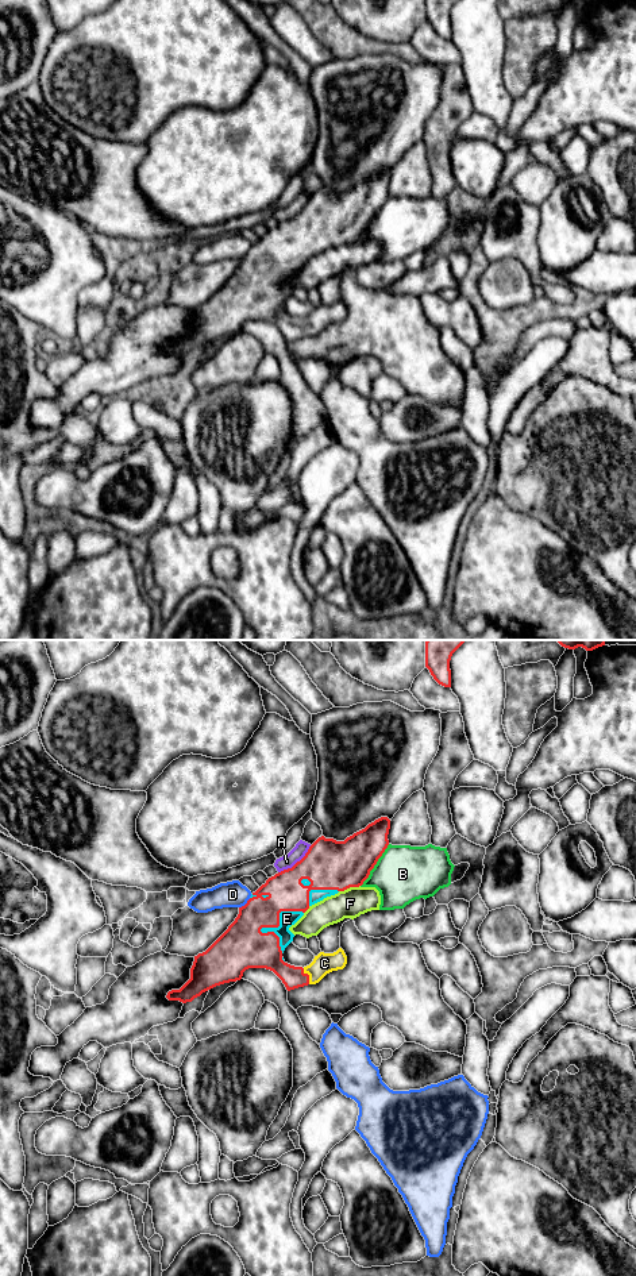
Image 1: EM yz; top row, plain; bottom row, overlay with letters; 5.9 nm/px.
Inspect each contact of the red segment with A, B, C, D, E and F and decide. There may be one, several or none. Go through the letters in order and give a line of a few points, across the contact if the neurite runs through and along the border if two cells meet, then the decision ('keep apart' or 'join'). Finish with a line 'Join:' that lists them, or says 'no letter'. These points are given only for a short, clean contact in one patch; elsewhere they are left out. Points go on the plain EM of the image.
A: keep apart
B: line yz (389, 196), (361, 238); keep apart
C: line yz (292, 328), (308, 328), (324, 315); join
D: keep apart
E: join
F: keep apart
Join: C, E

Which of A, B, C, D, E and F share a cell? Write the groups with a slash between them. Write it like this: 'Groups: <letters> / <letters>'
Groups: A / B / C E / D / F

